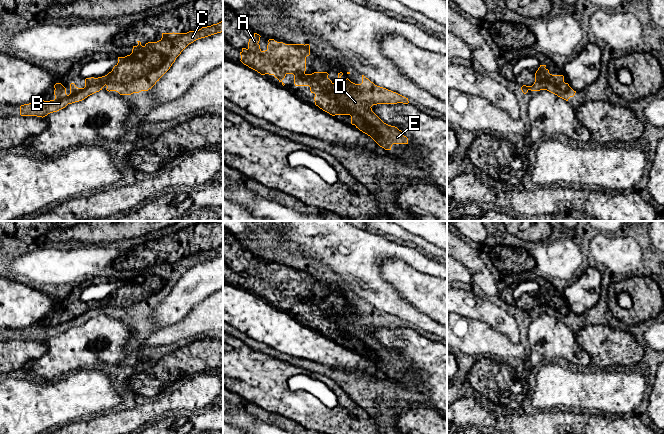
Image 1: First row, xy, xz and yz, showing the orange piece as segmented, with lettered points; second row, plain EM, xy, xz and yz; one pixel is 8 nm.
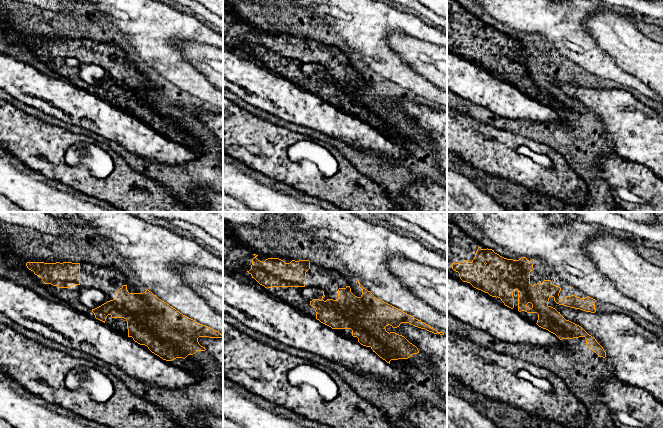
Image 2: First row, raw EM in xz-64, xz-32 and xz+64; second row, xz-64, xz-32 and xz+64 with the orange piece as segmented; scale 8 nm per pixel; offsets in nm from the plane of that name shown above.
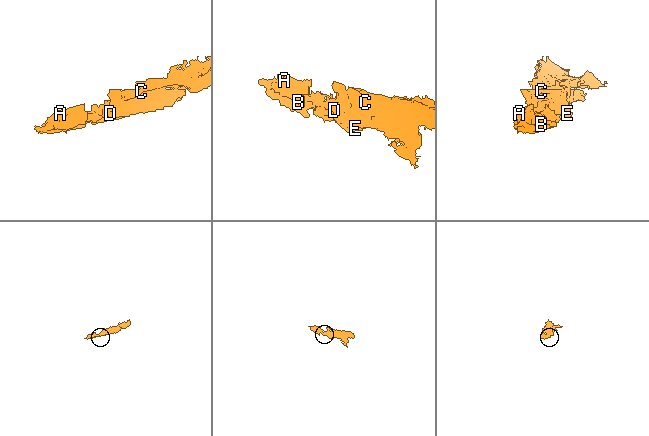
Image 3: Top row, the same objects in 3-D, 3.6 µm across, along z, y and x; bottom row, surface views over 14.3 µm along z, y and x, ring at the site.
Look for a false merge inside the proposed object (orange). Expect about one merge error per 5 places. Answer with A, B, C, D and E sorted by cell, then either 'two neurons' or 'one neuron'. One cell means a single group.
A B C D E | one neuron

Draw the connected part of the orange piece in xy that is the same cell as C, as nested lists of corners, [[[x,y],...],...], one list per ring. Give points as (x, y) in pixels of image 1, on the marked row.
[[[223,21],[187,33],[162,33],[159,41],[148,42],[144,46],[137,41],[138,45],[133,46],[132,53],[125,57],[118,57],[118,63],[107,75],[86,78],[84,88],[78,88],[71,83],[69,95],[66,94],[66,88],[61,83],[56,83],[54,100],[21,105],[20,115],[43,118],[65,108],[68,104],[84,100],[102,90],[105,85],[107,91],[116,91],[120,95],[148,91],[170,69],[189,44],[221,32],[223,32]]]

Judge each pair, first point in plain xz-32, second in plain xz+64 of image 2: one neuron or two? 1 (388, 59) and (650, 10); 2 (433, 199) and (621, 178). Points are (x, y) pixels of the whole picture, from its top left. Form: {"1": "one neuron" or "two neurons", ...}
{"1": "two neurons", "2": "one neuron"}

